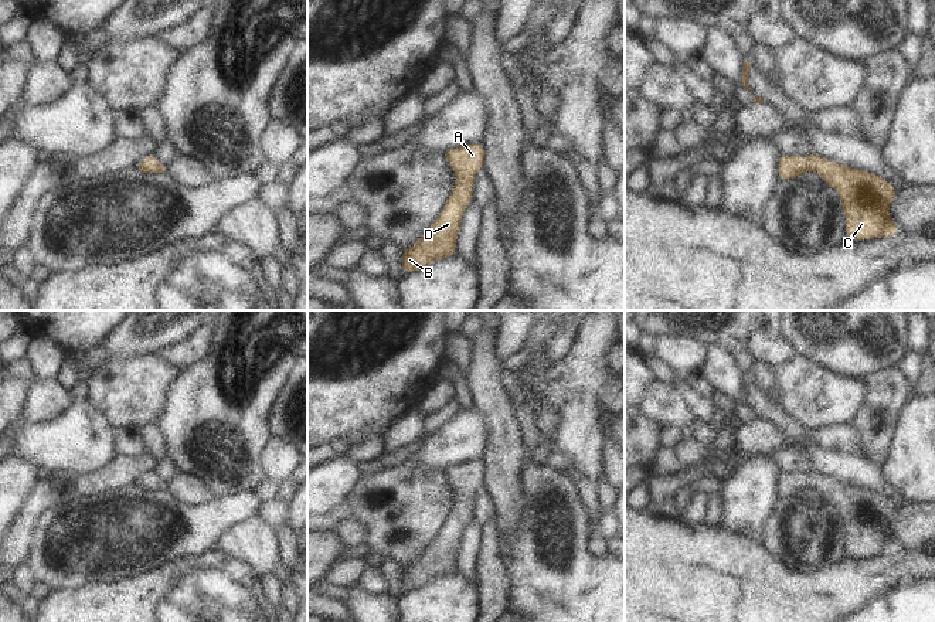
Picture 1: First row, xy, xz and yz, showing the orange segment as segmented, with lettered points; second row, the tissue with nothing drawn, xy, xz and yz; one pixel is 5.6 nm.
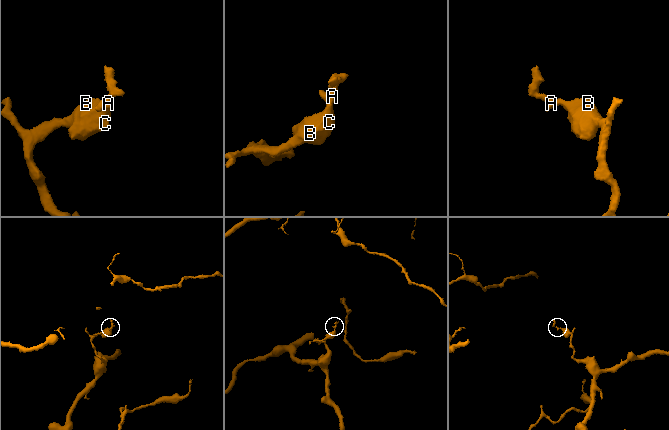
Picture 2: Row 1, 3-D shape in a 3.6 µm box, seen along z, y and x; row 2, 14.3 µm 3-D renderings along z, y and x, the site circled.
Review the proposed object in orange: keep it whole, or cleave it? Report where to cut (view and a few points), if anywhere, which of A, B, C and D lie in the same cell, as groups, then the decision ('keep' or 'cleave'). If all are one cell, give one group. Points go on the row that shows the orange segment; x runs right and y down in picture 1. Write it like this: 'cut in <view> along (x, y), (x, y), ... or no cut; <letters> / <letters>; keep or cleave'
no cut; A B C D; keep

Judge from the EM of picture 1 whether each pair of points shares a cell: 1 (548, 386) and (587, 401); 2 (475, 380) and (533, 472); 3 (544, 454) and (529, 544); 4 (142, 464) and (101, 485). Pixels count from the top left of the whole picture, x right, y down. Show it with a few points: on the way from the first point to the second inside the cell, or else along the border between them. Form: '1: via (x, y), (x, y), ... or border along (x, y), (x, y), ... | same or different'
1: via (558, 386), (571, 386), (577, 391) | same
2: border along (524, 461), (520, 469), (519, 485), (526, 495) | different
3: border along (531, 458), (539, 464), (553, 461) | different
4: via (132, 469), (111, 478) | same

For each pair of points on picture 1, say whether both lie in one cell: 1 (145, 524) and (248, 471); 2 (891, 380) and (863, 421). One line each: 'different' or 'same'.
1: different
2: same

